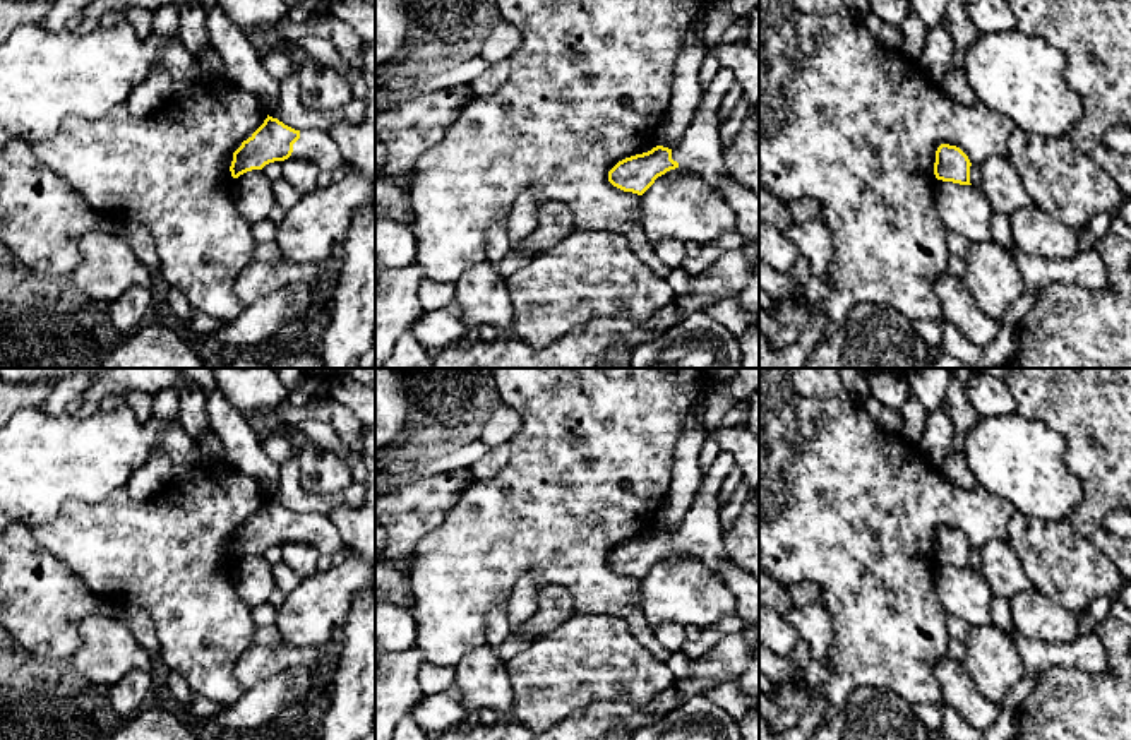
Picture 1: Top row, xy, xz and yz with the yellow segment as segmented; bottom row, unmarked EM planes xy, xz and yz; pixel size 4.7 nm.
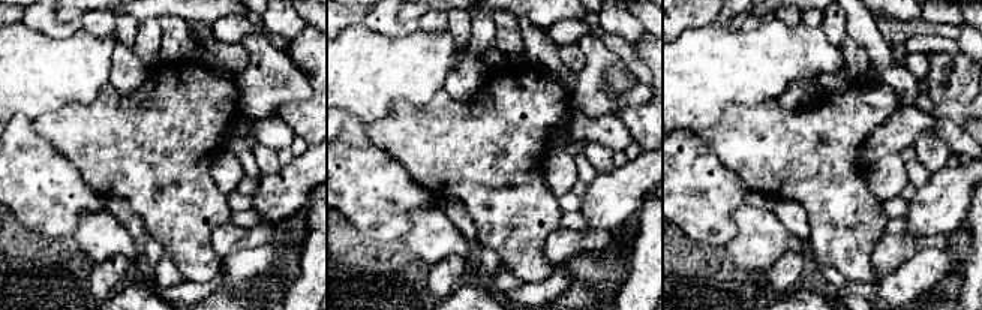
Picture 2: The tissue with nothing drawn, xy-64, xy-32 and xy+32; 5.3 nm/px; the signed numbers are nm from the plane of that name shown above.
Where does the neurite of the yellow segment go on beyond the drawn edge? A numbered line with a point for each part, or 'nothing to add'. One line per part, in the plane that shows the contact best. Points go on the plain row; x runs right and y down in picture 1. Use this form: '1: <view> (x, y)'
1: xy (317, 530)

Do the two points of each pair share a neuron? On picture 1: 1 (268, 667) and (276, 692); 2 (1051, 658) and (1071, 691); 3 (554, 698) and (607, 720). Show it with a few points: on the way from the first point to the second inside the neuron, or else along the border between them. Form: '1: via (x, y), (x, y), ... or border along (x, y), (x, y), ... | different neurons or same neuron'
1: border along (311, 668), (290, 667), (245, 691) | different neurons
2: border along (1095, 672), (1051, 667), (1037, 679) | different neurons
3: border along (621, 701), (592, 703), (557, 722) | different neurons

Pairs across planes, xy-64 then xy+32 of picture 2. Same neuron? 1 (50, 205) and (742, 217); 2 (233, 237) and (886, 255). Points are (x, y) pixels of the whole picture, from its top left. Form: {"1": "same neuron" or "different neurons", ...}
{"1": "different neurons", "2": "same neuron"}

